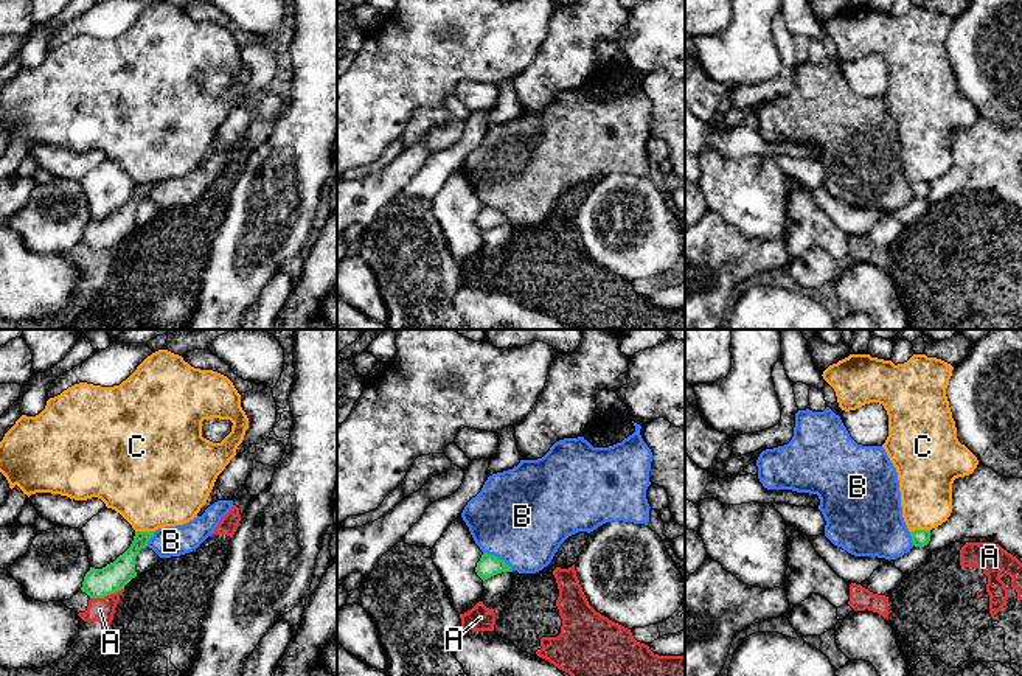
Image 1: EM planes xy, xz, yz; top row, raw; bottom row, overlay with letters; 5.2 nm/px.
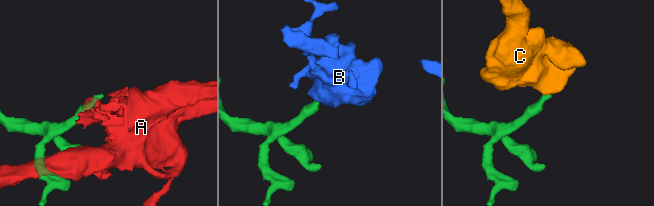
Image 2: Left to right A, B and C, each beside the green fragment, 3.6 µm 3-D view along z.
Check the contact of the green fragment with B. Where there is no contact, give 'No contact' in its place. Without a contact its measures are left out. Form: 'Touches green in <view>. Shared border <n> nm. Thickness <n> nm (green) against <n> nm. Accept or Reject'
Touches green in xz. Shared border 180 nm. Thickness 120 nm (green) against 500 nm. Reject

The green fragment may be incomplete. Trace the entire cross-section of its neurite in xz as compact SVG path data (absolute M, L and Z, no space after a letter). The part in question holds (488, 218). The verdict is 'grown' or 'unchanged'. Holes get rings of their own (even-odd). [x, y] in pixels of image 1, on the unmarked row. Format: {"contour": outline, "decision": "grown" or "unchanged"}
{"contour": "M483 205L477 214L475 224L485 233L502 224L513 224L513 221L503 211Z", "decision": "unchanged"}

